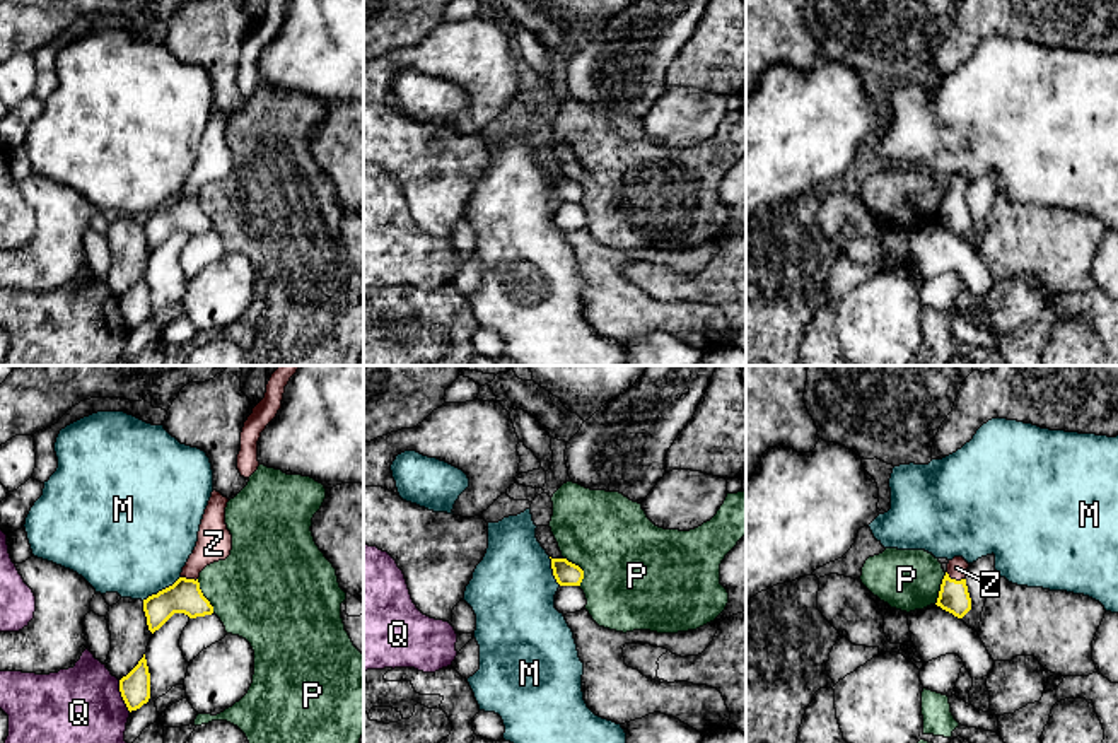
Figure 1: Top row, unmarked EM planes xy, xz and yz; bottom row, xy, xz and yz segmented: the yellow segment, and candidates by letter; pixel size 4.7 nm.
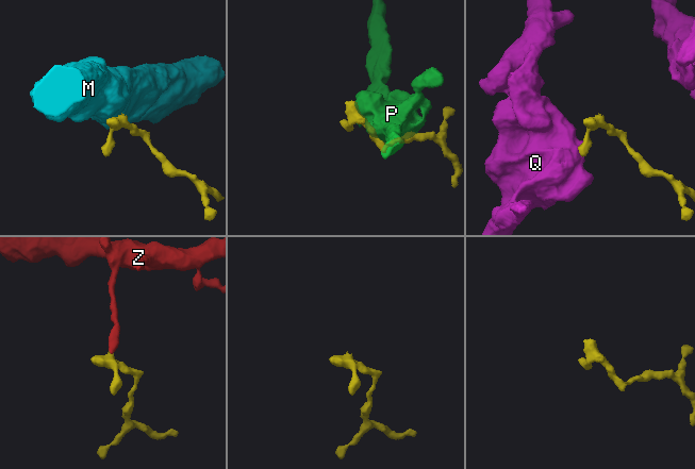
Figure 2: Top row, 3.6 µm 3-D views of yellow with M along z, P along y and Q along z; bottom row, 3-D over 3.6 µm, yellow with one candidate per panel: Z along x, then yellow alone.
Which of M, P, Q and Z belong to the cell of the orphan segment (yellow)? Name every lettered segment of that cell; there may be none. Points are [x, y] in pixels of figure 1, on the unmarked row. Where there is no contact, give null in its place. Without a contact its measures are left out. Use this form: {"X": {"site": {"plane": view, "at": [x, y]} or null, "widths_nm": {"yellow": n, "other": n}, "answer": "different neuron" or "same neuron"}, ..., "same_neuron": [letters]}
{"M": {"site": {"plane": "xy", "at": [163, 207]}, "widths_nm": {"yellow": 160, "other": 480}, "answer": "different neuron"}, "P": {"site": {"plane": "xz", "at": [581, 187]}, "widths_nm": {"yellow": 120, "other": 480}, "answer": "different neuron"}, "Q": {"site": {"plane": "xy", "at": [122, 313]}, "widths_nm": {"yellow": 140, "other": 480}, "answer": "different neuron"}, "Z": {"site": {"plane": "yz", "at": [954, 197]}, "widths_nm": {"yellow": 140, "other": 90}, "answer": "same neuron"}, "same_neuron": ["Z"]}

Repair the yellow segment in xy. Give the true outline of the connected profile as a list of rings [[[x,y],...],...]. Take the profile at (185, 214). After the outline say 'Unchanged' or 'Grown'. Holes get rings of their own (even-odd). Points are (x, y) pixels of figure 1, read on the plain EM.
[[[213,108],[205,126],[198,159],[183,184],[181,195],[169,205],[143,217],[143,229],[148,248],[159,248],[174,231],[189,236],[213,231],[213,224],[200,207],[200,190],[218,178],[225,178],[232,167],[232,152],[225,142],[225,125],[229,116]]]. Grown

